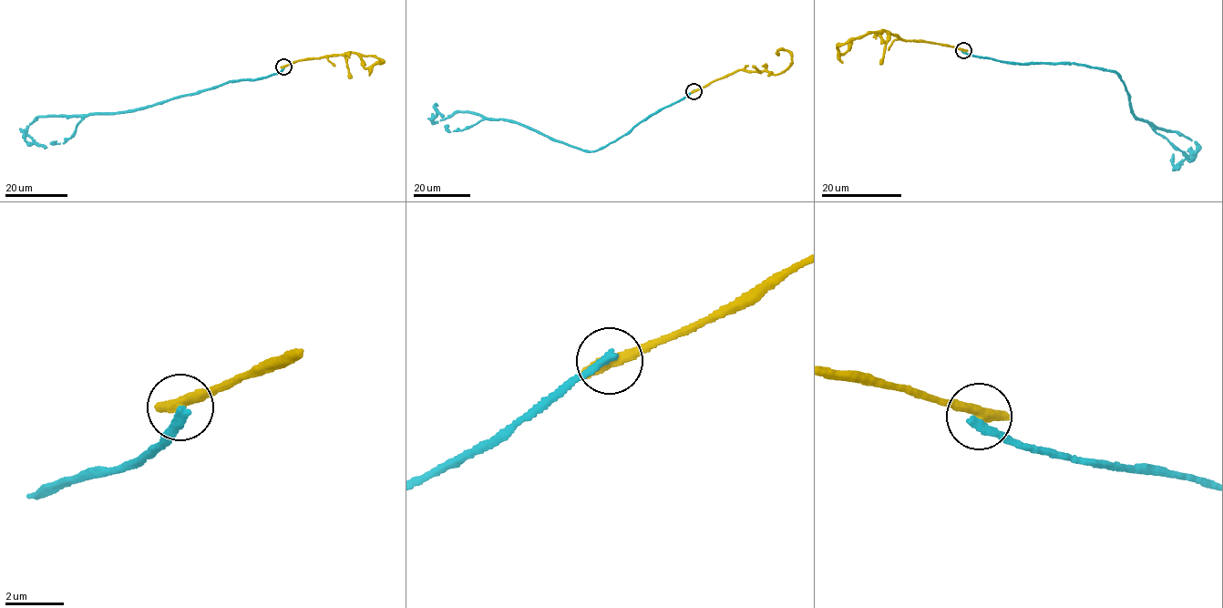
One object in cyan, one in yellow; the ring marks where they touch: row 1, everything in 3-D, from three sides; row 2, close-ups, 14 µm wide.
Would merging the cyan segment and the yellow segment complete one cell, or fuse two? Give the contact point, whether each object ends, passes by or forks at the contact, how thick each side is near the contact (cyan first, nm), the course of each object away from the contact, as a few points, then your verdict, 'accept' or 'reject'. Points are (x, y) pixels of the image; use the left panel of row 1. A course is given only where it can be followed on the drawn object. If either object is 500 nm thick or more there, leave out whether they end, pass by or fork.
at (283, 66); 320 nm thick on the cyan side, 500 nm on the other; cyan runs (283, 66), (277, 74), (228, 82), (128, 111), (36, 117), (26, 128), (31, 143), (25, 140), (23, 131); yellow runs (283, 66), (297, 61), (354, 52), (375, 56), (383, 63), (364, 67), (363, 60); reject

